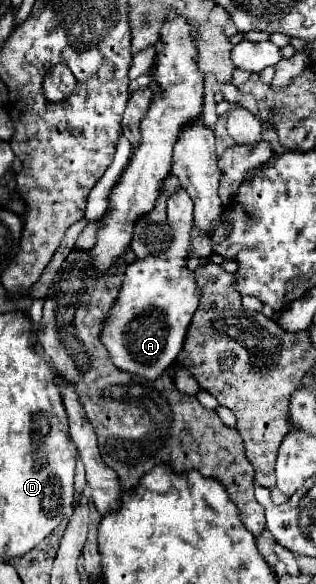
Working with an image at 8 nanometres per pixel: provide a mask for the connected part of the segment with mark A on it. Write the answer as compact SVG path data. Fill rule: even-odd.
M183 189L167 199L167 221L173 235L171 247L165 253L137 259L127 267L117 305L113 307L113 313L109 313L105 333L101 333L101 339L119 369L151 381L177 359L189 321L199 303L199 289L193 281L193 273L185 269L193 231L193 201Z

